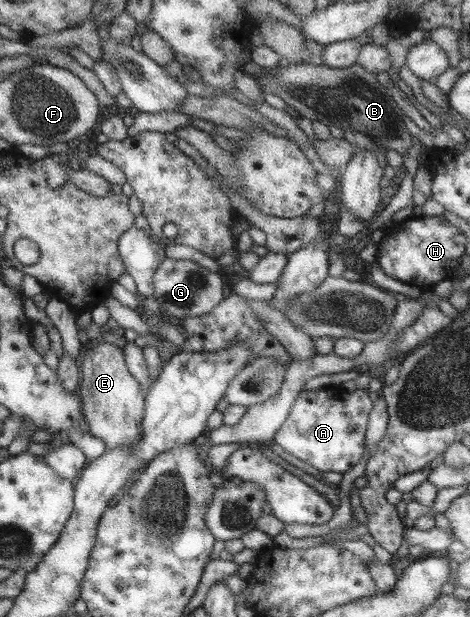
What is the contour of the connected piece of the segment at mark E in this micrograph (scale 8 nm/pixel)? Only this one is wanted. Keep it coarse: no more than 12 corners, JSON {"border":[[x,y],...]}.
{"border":[[123,349],[85,353],[78,391],[106,451],[139,441],[146,394]]}

